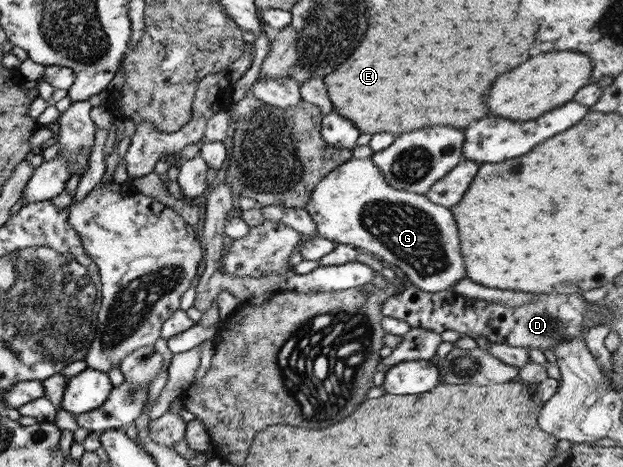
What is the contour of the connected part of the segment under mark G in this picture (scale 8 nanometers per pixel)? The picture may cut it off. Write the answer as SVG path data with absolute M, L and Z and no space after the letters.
M370 157L352 158L340 164L338 168L334 168L316 184L316 188L311 193L310 203L304 206L304 209L312 215L316 223L316 236L380 256L387 266L398 266L410 278L410 282L424 292L450 291L452 286L467 278L466 266L460 252L458 223L454 219L452 210L435 204L425 195L391 187Z

